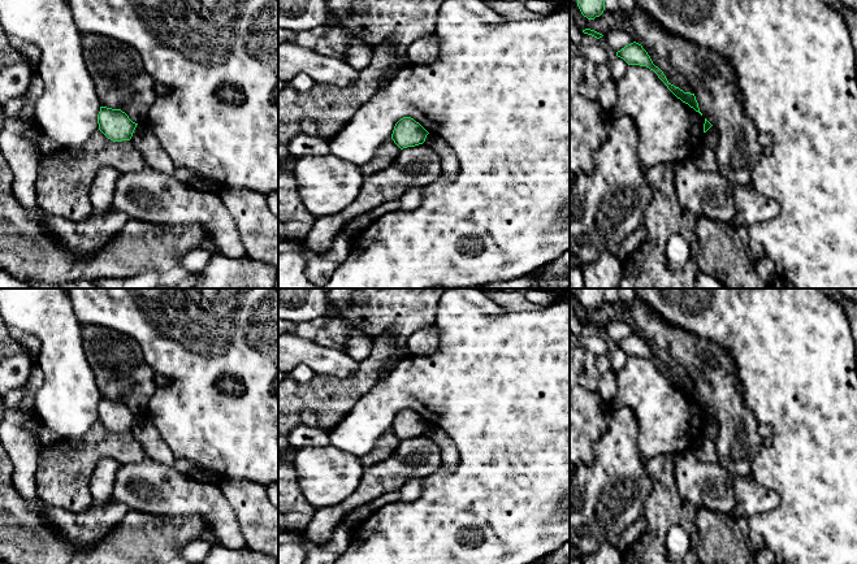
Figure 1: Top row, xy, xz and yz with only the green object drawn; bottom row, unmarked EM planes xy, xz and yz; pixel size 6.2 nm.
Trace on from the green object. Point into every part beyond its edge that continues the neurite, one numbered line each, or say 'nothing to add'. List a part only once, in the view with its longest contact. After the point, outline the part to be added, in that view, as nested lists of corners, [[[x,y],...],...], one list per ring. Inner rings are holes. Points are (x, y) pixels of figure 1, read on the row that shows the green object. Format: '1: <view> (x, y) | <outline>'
nothing to add

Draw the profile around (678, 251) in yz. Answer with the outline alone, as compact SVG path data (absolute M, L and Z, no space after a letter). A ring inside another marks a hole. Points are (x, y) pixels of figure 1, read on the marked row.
M672 234L666 243L666 260L672 270L681 270L691 257L691 244L679 234Z

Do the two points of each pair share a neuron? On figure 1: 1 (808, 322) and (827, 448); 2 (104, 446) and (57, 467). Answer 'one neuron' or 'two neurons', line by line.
1: one neuron
2: one neuron

